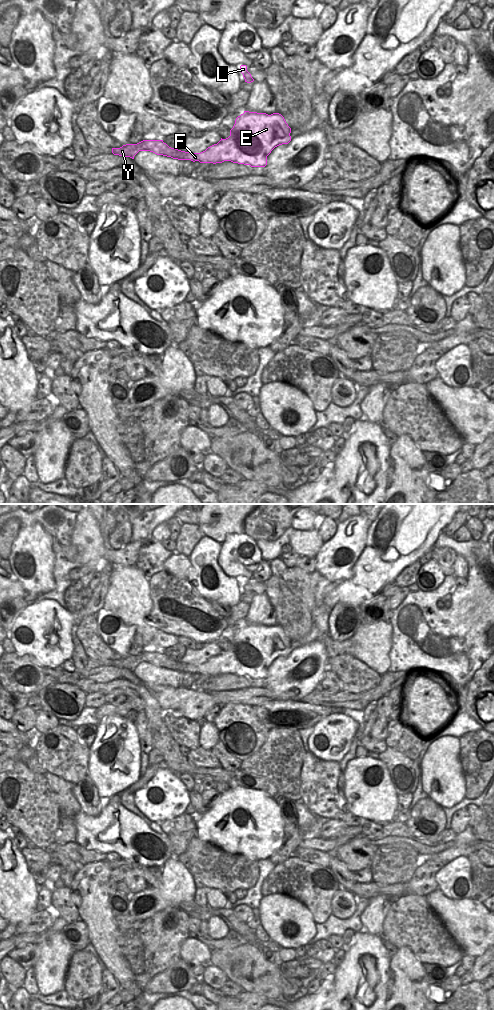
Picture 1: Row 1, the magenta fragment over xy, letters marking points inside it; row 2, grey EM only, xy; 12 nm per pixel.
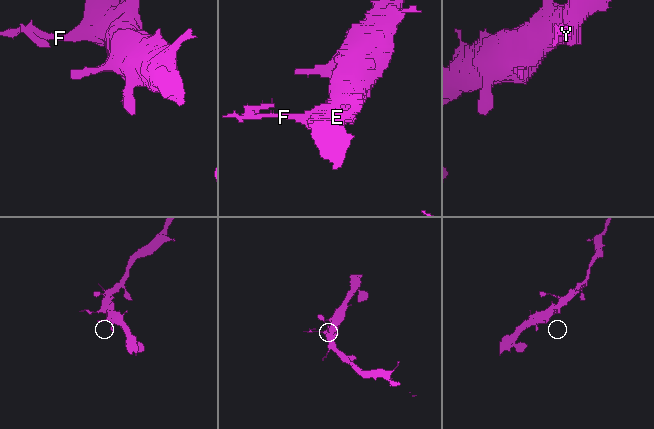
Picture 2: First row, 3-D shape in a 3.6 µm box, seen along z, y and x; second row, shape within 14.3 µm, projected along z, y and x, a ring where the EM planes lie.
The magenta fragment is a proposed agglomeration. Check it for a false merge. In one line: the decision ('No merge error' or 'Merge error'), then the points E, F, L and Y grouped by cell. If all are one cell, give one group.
No merge error. Groups: E F L Y.

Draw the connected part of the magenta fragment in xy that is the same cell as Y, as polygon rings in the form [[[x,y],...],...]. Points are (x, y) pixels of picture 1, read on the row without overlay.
[[[244,623],[235,632],[230,648],[222,651],[201,665],[191,665],[169,659],[163,652],[143,652],[137,656],[126,656],[112,660],[114,667],[130,669],[139,663],[150,663],[178,672],[191,672],[200,675],[233,675],[265,679],[267,668],[282,656],[291,653],[291,640],[279,625],[268,627]]]

